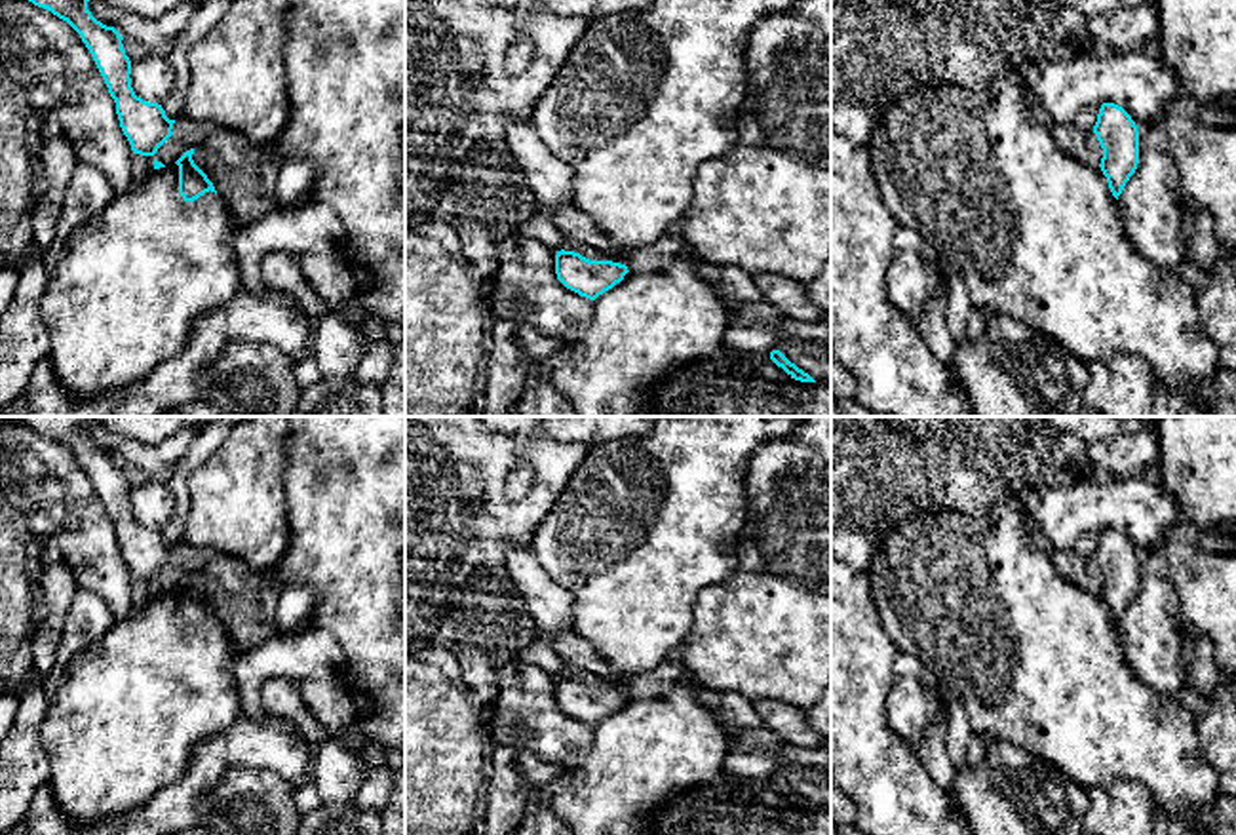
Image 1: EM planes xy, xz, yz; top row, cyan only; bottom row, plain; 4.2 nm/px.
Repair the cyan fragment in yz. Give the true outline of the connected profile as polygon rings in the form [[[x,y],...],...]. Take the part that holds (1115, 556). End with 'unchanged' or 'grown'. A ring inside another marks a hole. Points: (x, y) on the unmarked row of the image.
[[[1103,529],[1093,552],[1103,574],[1101,597],[1118,626],[1139,590],[1139,557],[1131,542],[1114,529]]]; unchanged

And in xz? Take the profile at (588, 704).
[[[557,677],[555,700],[557,706],[570,717],[595,727],[605,717],[612,715],[628,700],[628,692],[612,687],[589,687],[574,677]]]; unchanged

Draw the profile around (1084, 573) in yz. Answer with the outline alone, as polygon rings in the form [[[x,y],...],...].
[[[1074,550],[1055,555],[1055,569],[1074,586],[1099,593],[1103,574],[1093,557],[1080,557]]]

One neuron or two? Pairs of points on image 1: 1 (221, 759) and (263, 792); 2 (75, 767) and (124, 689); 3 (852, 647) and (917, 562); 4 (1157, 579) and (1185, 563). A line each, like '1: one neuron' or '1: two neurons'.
1: two neurons
2: one neuron
3: two neurons
4: two neurons

